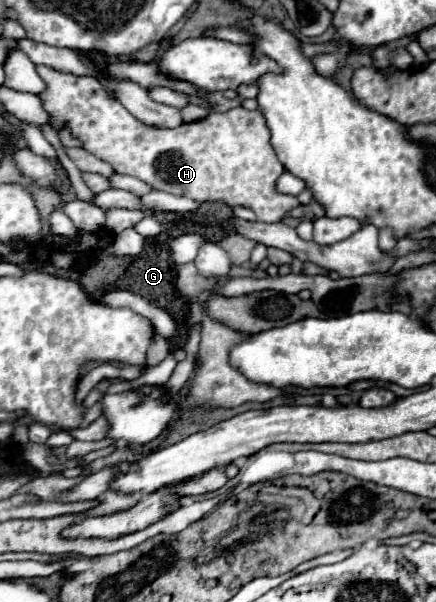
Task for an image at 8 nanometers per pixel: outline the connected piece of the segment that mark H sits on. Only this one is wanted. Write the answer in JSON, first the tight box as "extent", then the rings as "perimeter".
{"extent":[36,65,300,223],"perimeter":[[[36,65],[36,73],[46,83],[46,91],[40,93],[40,97],[46,105],[46,111],[54,117],[54,123],[68,123],[74,137],[84,143],[84,149],[110,163],[116,173],[138,177],[158,191],[186,195],[196,201],[222,201],[226,205],[244,205],[256,213],[258,221],[264,223],[278,223],[288,209],[300,205],[296,197],[282,195],[274,189],[276,179],[284,173],[284,165],[280,163],[270,143],[270,129],[260,109],[246,111],[244,107],[234,107],[224,113],[208,113],[204,119],[190,125],[180,125],[178,129],[150,129],[142,125],[136,117],[132,117],[118,99],[108,97],[102,83],[94,81],[92,77],[58,73],[46,65]]]}

